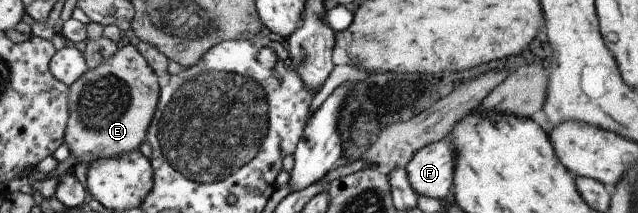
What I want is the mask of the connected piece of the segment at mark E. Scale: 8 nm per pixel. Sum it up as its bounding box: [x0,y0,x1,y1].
[62,45,160,172]

